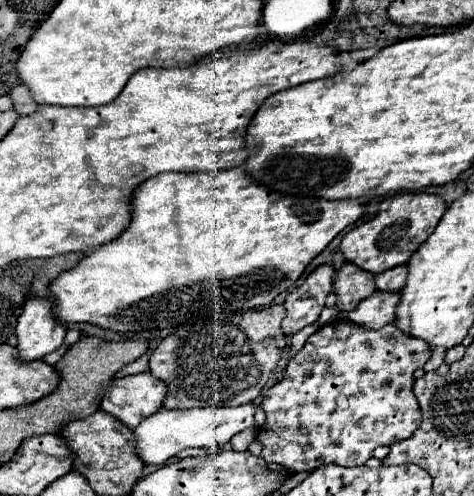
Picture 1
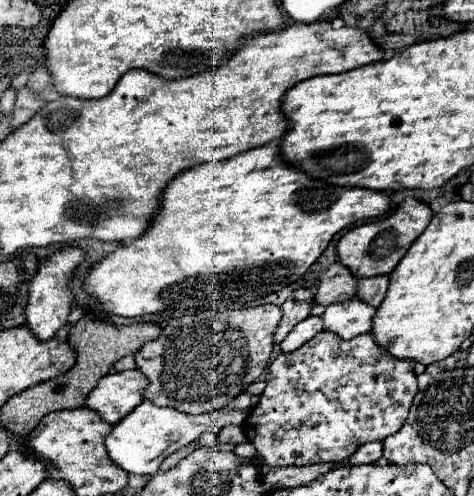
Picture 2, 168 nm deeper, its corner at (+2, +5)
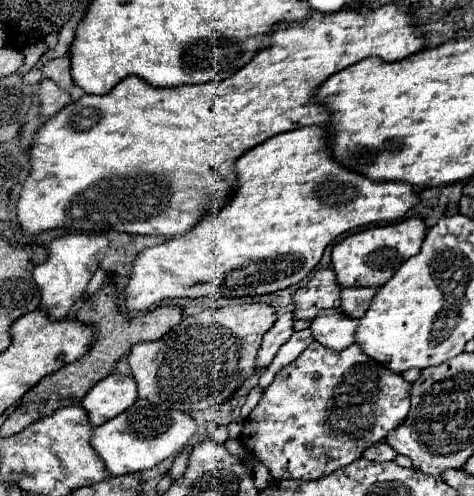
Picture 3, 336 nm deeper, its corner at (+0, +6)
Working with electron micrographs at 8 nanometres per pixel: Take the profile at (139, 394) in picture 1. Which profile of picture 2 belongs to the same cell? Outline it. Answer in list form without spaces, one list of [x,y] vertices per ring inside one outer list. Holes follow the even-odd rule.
[[[140,370],[106,374],[90,392],[86,406],[96,410],[108,424],[116,424],[144,400],[146,388],[148,378]]]

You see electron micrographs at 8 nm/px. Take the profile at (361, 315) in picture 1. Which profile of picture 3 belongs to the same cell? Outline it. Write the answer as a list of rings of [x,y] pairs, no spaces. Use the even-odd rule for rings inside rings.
[[[326,309],[312,319],[310,331],[312,337],[332,351],[342,351],[354,343],[358,319],[350,319],[342,315],[338,309]]]

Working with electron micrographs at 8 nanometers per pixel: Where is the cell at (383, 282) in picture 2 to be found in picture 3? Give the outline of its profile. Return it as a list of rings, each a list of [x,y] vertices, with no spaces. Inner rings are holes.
[[[346,287],[340,291],[340,313],[352,317],[352,319],[360,319],[364,317],[364,313],[368,311],[368,305],[374,297],[376,289],[372,287]]]

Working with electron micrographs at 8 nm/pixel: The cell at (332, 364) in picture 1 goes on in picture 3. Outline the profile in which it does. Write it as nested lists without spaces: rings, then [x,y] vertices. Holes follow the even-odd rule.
[[[312,341],[296,361],[284,367],[270,387],[262,393],[258,405],[244,421],[242,445],[266,465],[274,479],[322,479],[336,469],[362,457],[362,449],[376,445],[388,431],[396,429],[410,409],[410,383],[398,373],[390,373],[374,359],[366,357],[354,343],[344,351],[330,351]]]

